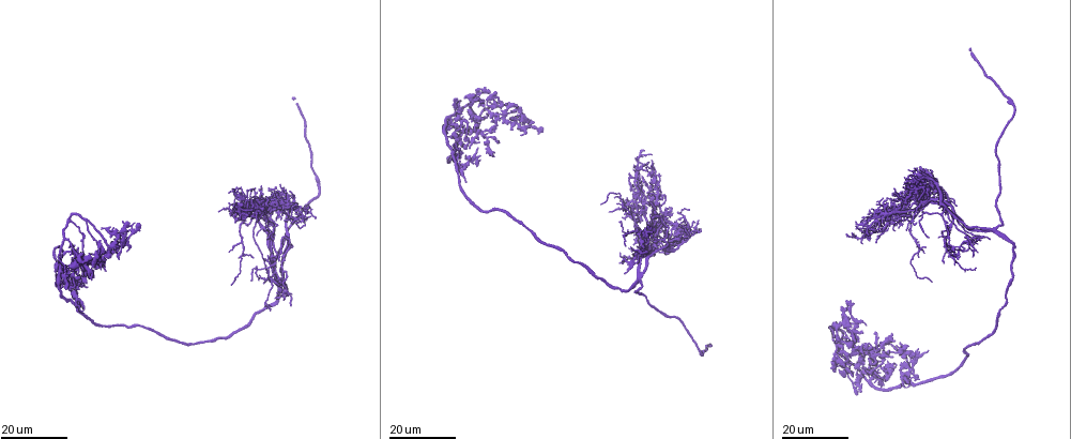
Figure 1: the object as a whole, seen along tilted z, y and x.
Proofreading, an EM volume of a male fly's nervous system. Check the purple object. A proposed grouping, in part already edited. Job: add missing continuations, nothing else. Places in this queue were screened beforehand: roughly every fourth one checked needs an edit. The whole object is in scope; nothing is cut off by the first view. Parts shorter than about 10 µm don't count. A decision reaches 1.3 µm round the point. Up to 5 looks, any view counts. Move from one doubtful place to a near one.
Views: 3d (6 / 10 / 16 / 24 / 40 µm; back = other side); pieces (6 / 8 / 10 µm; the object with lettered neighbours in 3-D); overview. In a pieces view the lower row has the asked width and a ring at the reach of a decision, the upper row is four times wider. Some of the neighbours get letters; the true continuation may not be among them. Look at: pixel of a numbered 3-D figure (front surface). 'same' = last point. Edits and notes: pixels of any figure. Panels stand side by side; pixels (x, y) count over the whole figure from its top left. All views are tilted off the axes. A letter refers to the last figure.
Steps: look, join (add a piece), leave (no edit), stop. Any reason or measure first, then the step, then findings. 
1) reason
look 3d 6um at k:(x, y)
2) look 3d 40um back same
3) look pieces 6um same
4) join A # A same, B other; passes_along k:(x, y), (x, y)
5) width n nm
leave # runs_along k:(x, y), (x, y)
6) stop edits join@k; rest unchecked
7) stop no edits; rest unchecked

look 3d 16um at 1:(640, 149)

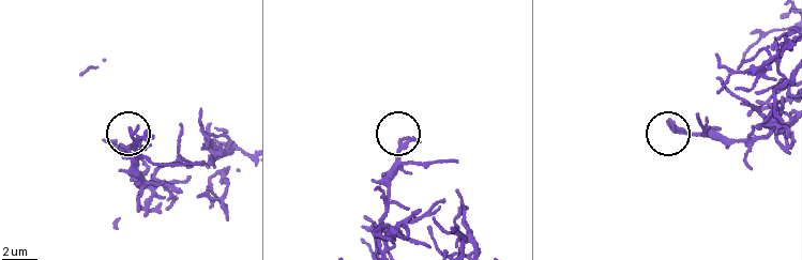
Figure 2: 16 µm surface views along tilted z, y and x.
look pieces 8um at 2:(136, 129)

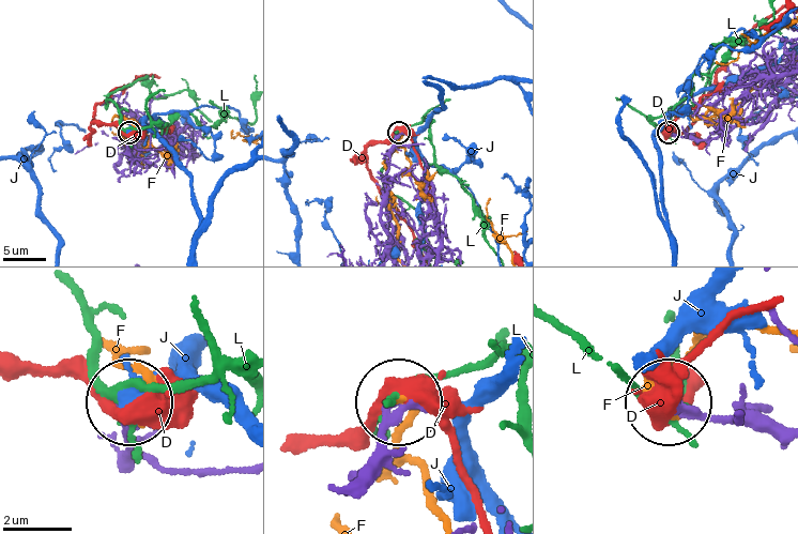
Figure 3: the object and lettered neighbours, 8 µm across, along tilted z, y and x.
leave # D other, F other, J other, L other; runs_along 3:(128, 460), (125, 402); none of them fits

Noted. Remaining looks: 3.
free end
look 3d 24um at 1:(853, 343)

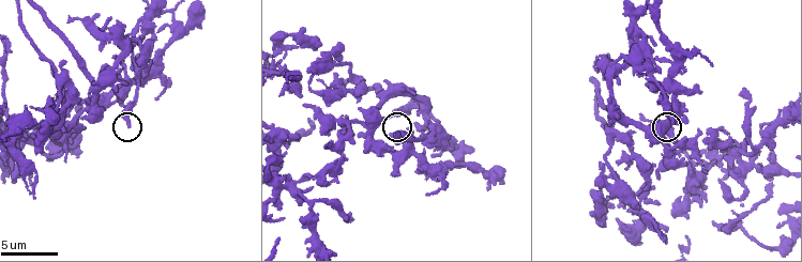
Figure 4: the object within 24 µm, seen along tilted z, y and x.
look pieces 6um at 4:(130, 124)

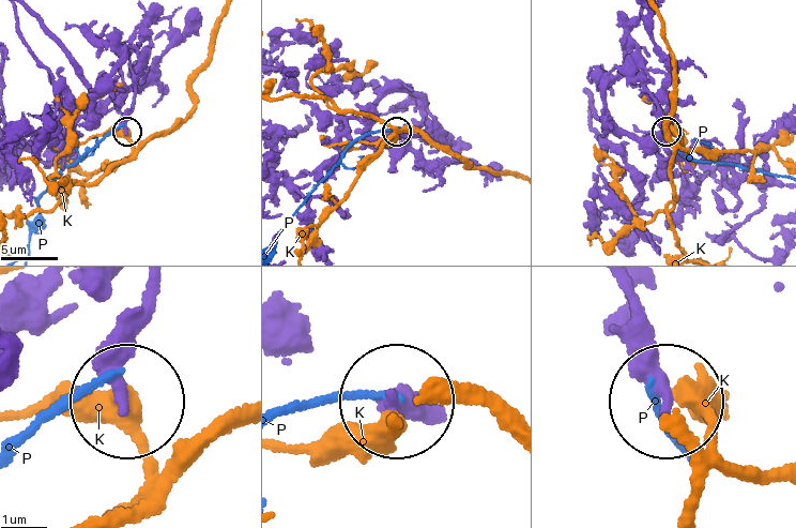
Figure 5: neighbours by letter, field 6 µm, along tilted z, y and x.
leave # K other, P other; no lettered piece goes on from it

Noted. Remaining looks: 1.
stop no edits; rest unchecked

